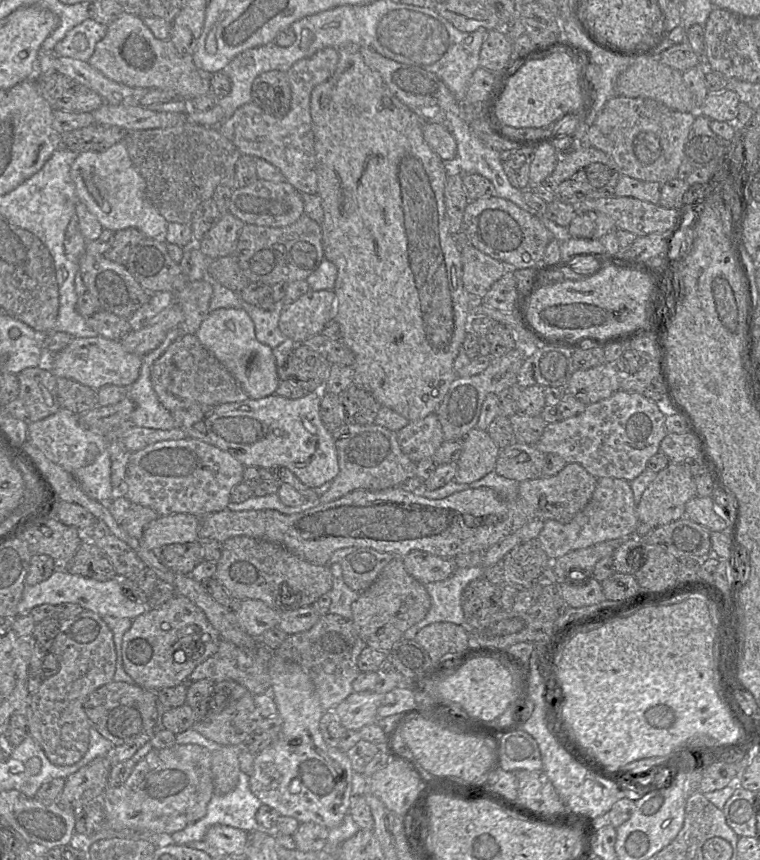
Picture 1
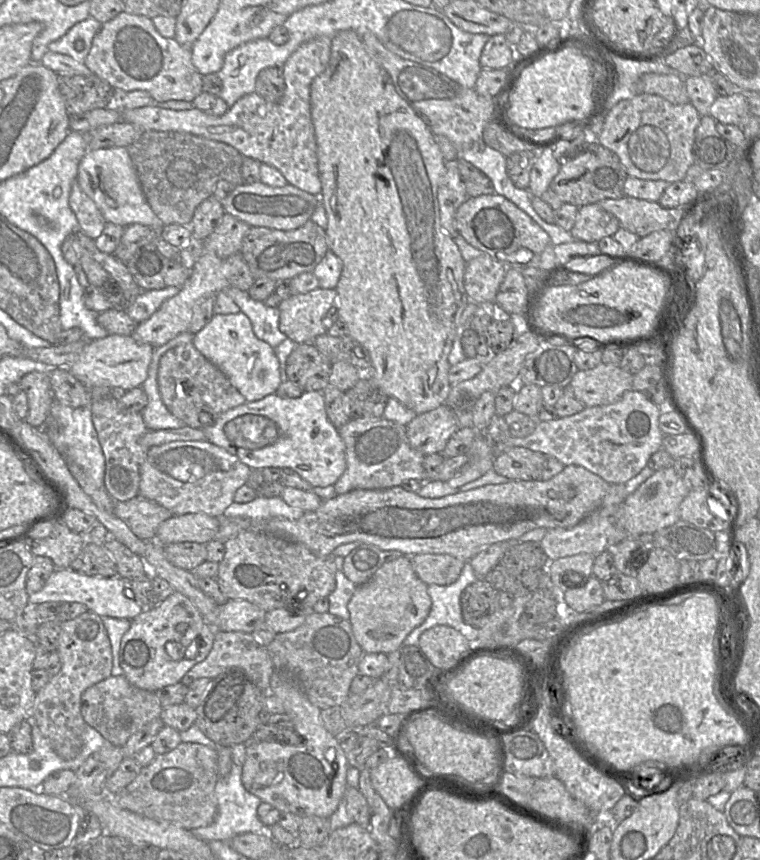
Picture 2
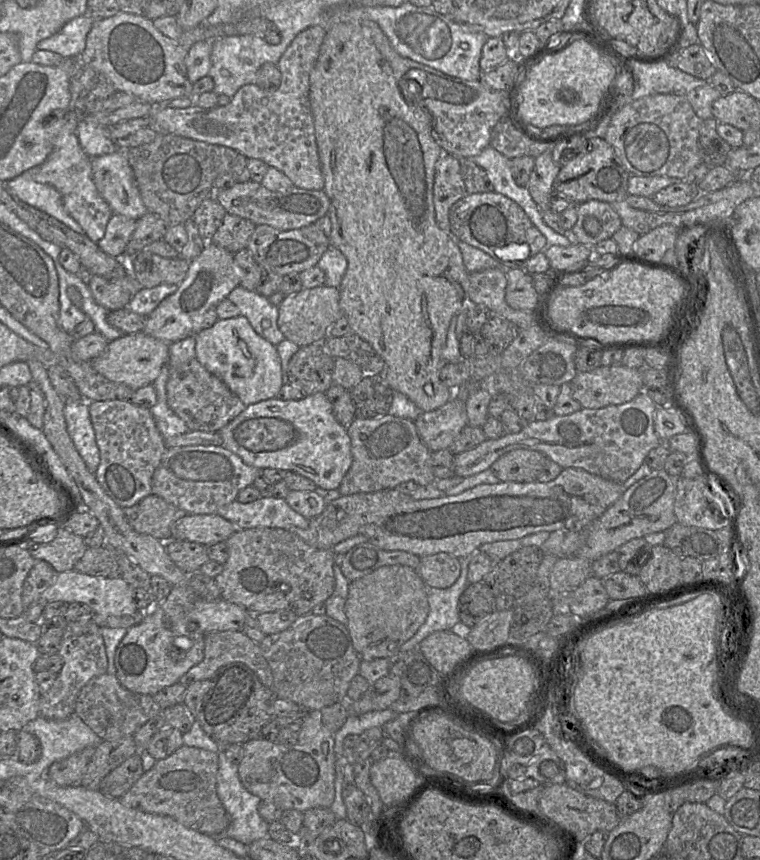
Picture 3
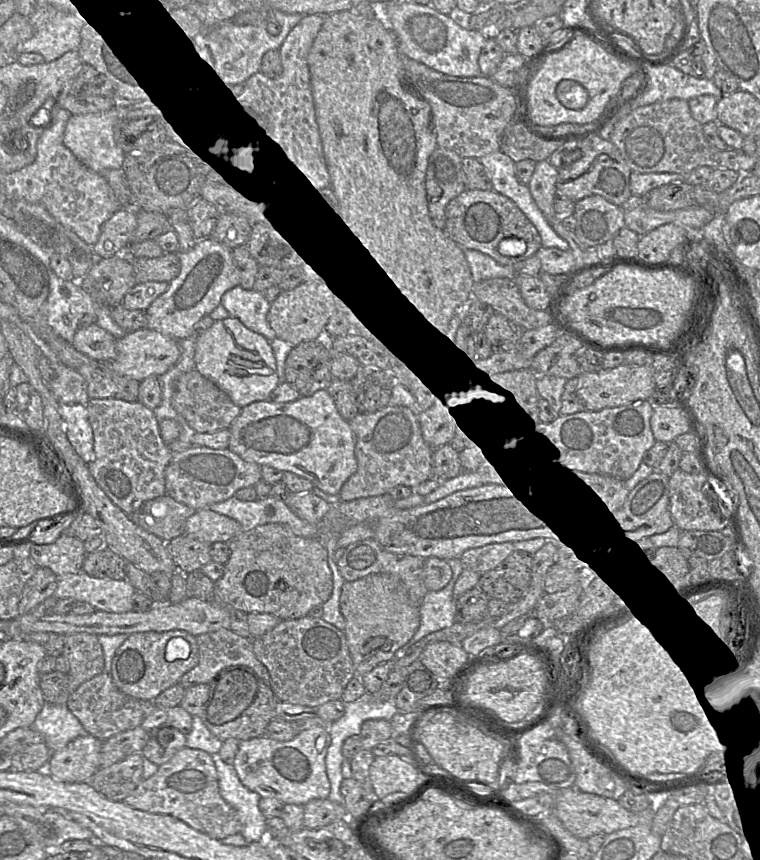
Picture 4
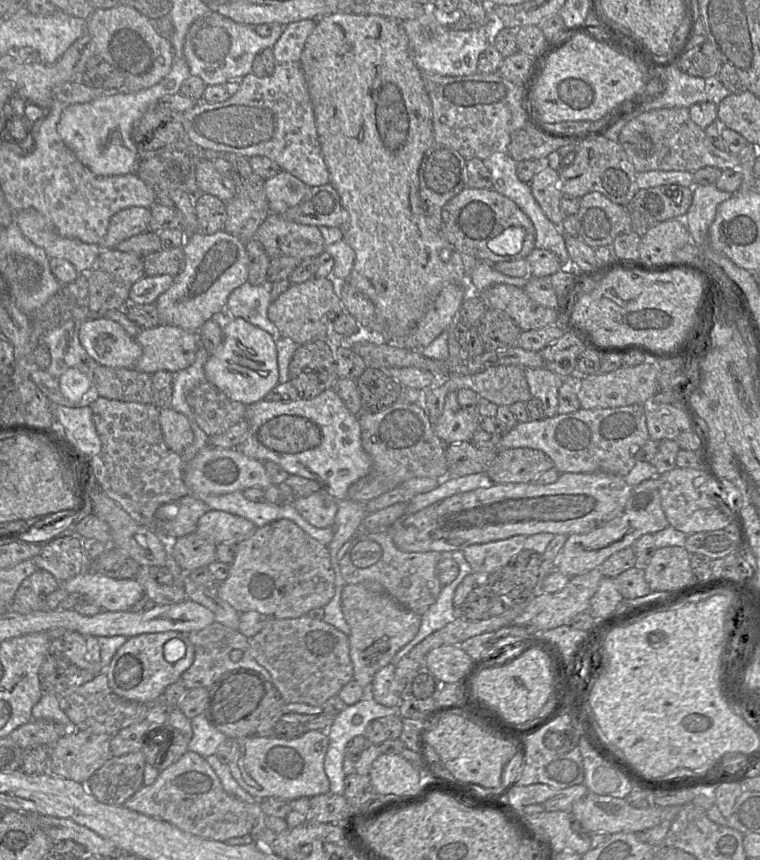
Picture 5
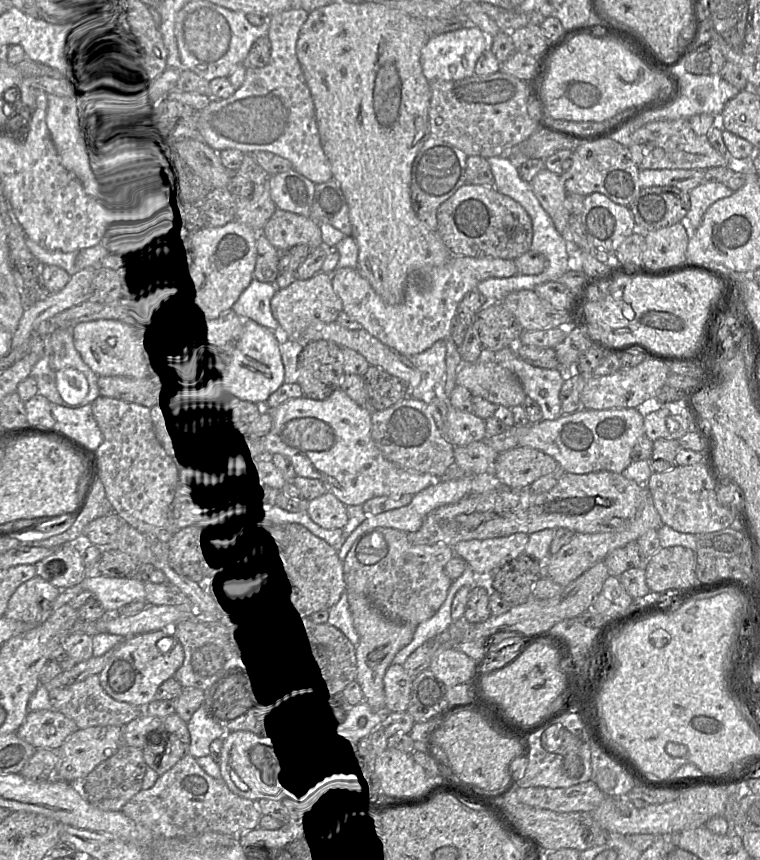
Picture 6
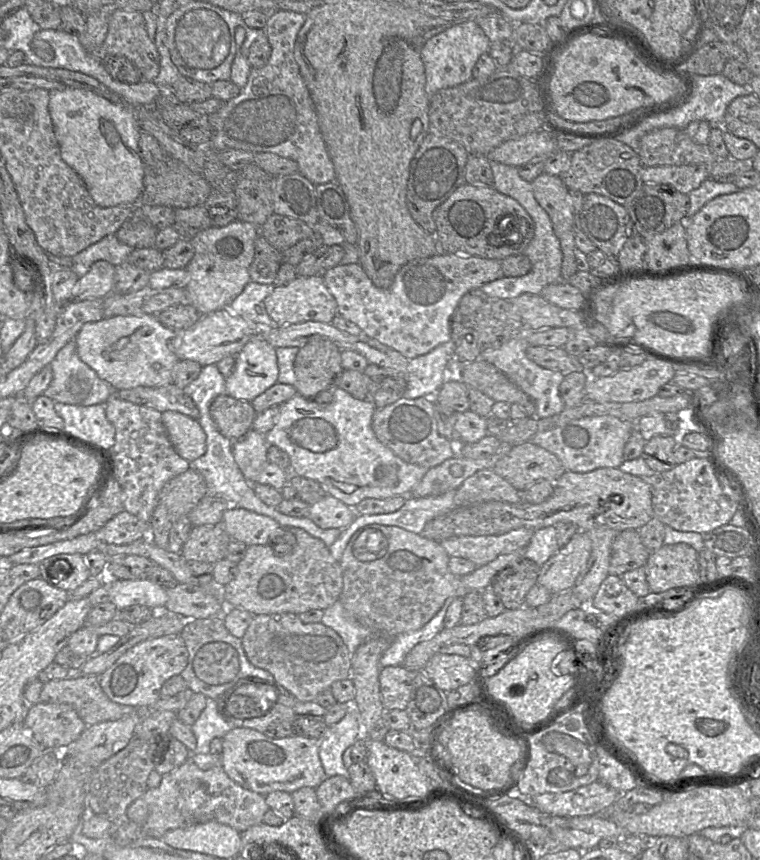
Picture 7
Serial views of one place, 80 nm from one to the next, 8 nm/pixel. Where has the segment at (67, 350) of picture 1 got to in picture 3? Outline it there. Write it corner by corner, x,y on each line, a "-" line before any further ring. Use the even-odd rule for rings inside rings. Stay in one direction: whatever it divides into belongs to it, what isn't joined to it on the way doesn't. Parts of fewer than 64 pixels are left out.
144,332
124,334
118,339
109,341
104,352
90,363
106,379
125,384
133,390
137,390
145,385
153,384
162,367
168,364
169,344

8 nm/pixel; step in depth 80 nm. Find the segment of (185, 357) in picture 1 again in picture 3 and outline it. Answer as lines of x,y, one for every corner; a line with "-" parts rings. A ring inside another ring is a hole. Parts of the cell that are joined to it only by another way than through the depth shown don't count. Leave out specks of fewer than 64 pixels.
196,358
169,367
166,396
169,408
185,422
190,431
219,432
246,407
222,380
206,370

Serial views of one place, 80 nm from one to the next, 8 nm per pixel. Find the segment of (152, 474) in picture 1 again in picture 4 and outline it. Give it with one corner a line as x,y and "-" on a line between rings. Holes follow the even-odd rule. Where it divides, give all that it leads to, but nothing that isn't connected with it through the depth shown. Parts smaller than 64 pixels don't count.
205,446
174,452
165,470
166,495
195,510
209,508
214,503
223,502
240,489
254,487
262,480
261,466
242,459
230,449
213,449

